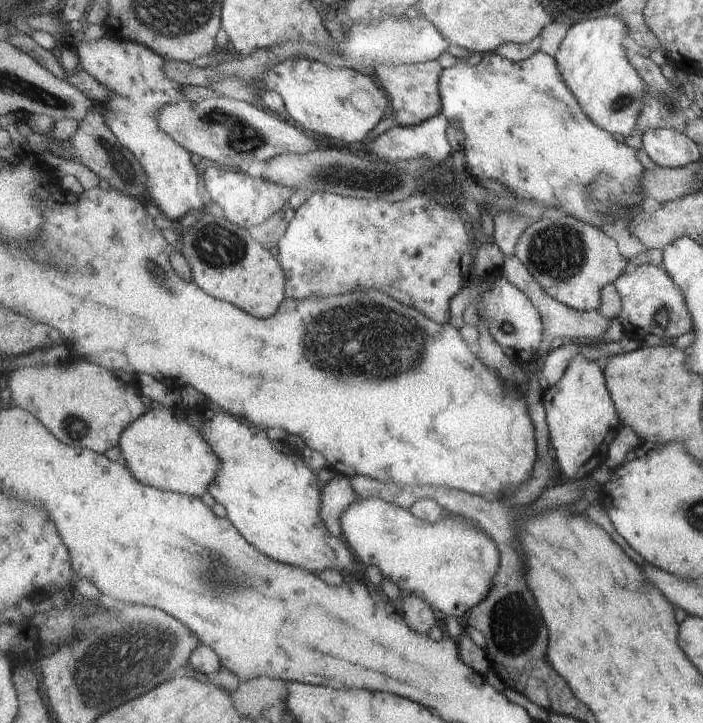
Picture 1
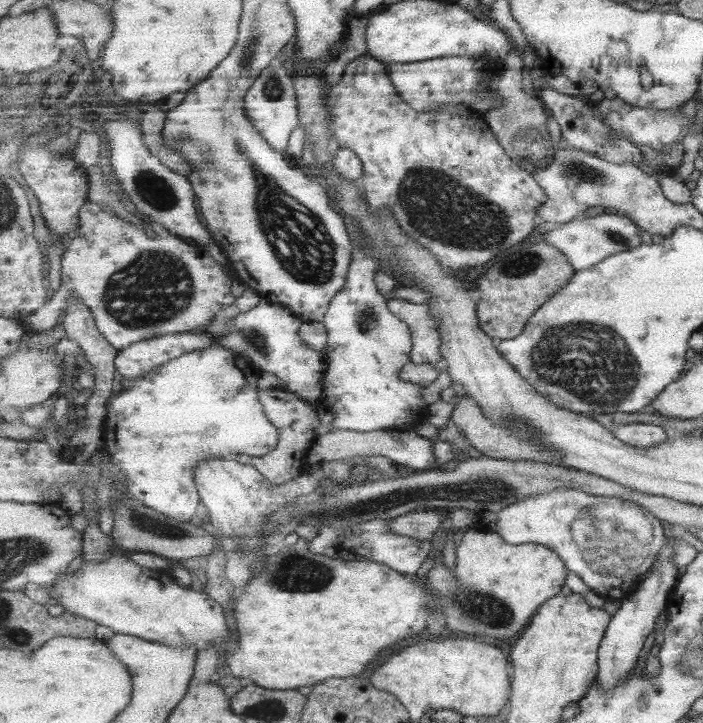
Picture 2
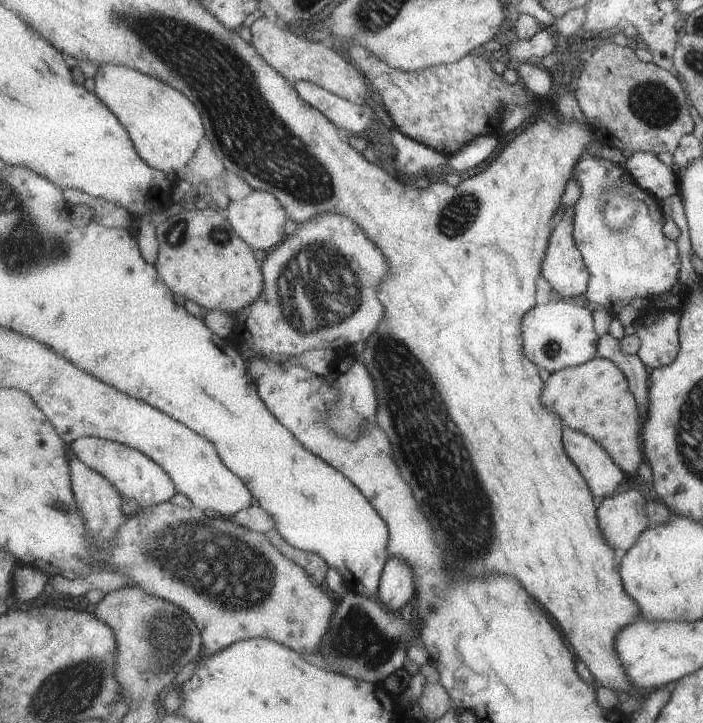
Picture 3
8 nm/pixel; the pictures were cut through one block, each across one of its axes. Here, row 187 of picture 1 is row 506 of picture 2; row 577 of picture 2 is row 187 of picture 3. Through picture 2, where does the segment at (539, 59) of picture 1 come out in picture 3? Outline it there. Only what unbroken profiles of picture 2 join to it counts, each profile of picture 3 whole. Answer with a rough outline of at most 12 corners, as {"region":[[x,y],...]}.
{"region":[[577,163],[583,299],[659,300],[679,272],[660,202],[624,167]]}

